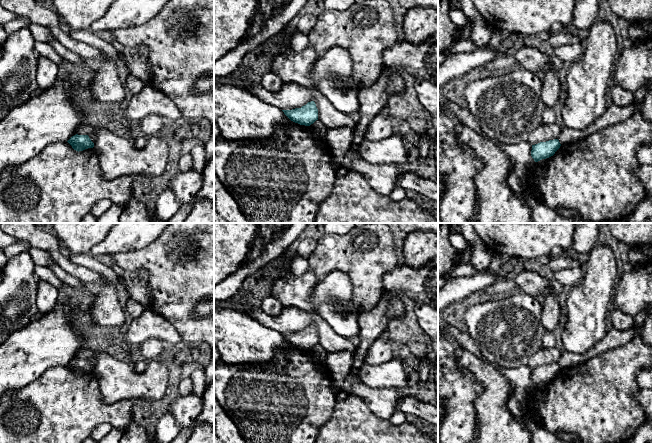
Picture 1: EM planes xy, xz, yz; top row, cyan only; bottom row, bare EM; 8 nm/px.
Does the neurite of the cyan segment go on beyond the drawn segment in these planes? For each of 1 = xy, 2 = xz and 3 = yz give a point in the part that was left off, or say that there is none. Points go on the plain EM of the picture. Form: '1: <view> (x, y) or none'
1: none
2: none
3: none

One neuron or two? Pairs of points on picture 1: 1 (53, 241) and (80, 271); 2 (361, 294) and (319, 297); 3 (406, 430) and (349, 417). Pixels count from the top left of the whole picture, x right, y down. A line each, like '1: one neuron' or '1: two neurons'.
1: one neuron
2: two neurons
3: one neuron

